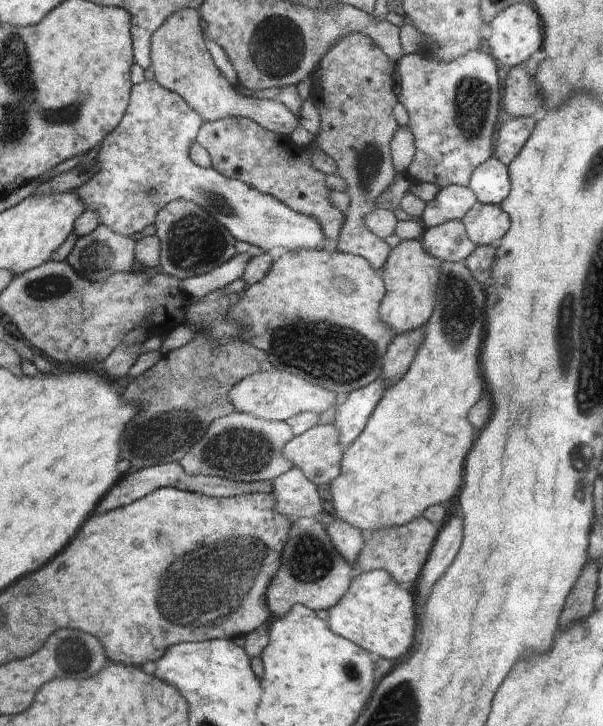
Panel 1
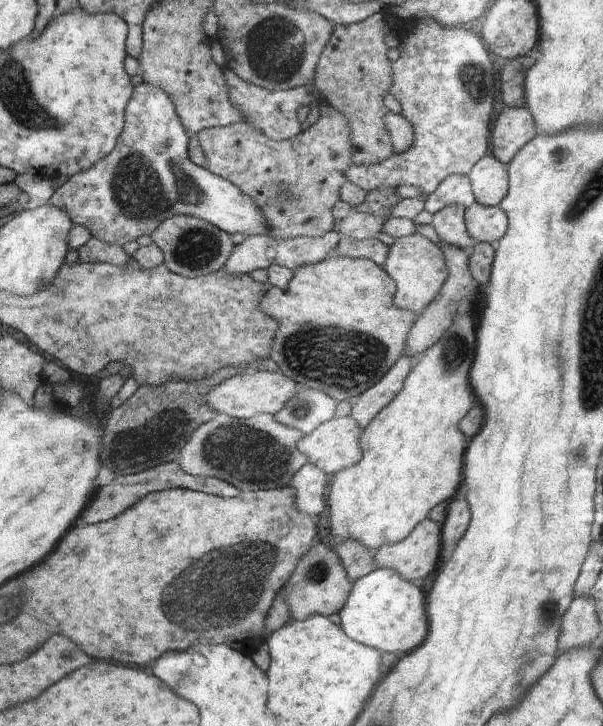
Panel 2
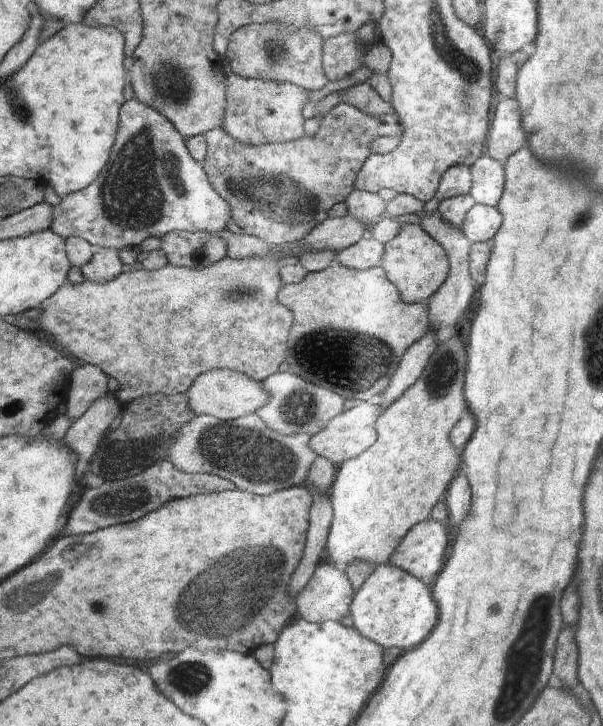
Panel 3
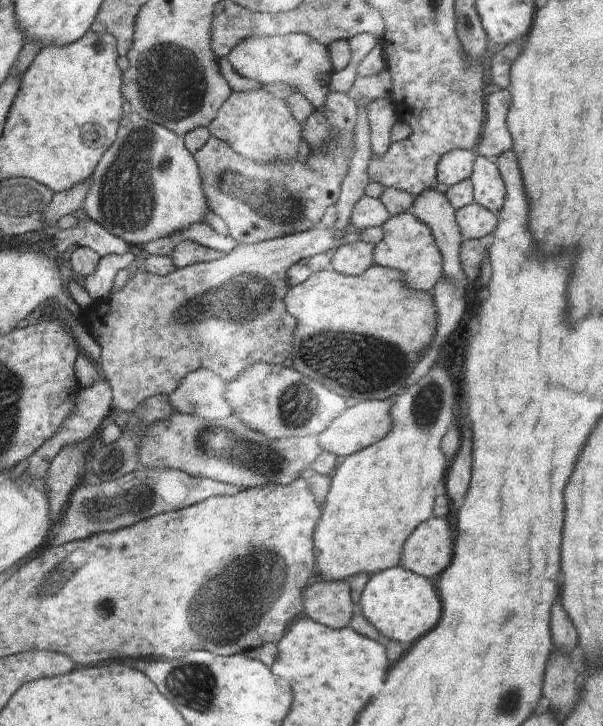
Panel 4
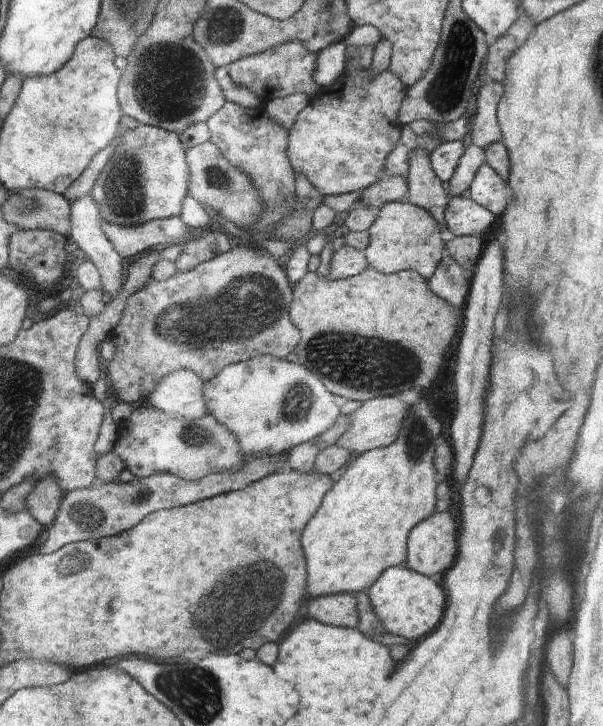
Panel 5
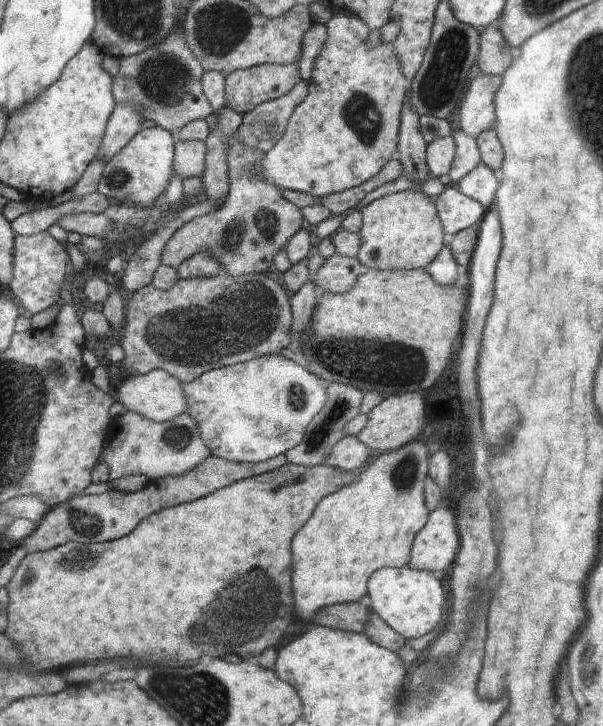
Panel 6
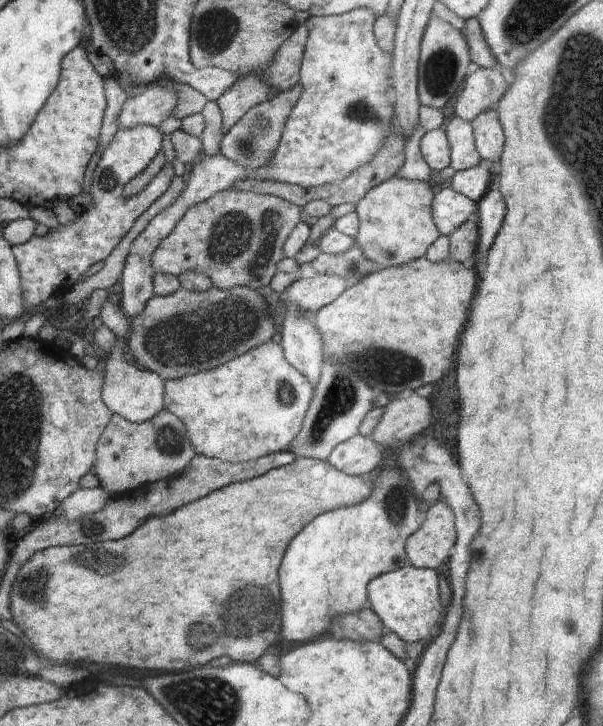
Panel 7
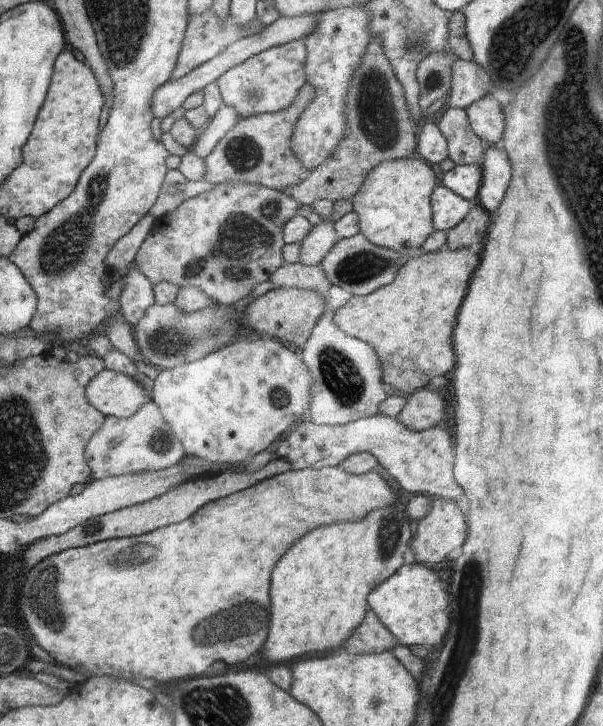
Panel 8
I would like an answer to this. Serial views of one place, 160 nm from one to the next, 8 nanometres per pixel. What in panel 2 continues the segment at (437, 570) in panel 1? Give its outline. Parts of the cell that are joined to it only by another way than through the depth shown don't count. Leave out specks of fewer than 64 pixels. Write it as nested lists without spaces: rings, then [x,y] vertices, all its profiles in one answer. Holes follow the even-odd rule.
[[[462,484],[462,492],[458,494],[458,500],[450,502],[448,516],[446,516],[446,522],[444,522],[444,528],[442,528],[442,542],[446,544],[444,550],[448,552],[448,558],[454,550],[454,546],[456,546],[456,542],[464,534],[464,530],[468,526],[468,520],[470,520],[470,508],[466,504],[464,492],[466,492],[466,486]]]

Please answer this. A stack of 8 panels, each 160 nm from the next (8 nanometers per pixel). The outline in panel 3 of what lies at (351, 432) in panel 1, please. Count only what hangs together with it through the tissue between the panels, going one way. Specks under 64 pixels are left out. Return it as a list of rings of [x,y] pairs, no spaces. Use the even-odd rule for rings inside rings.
[[[430,330],[430,336],[426,336],[426,340],[418,340],[414,343],[414,348],[406,352],[406,360],[402,360],[402,368],[394,372],[394,380],[390,380],[390,388],[382,392],[382,400],[384,400],[380,402],[382,408],[390,406],[396,398],[402,396],[402,392],[406,392],[420,378],[436,348],[438,348],[438,338],[434,330]]]

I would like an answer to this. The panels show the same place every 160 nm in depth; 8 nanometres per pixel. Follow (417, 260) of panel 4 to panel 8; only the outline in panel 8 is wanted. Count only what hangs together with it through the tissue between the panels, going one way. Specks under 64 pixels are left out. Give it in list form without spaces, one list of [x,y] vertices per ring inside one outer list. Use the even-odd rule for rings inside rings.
[[[417,155],[380,163],[350,199],[359,218],[361,233],[375,245],[395,250],[408,259],[407,253],[412,248],[421,247],[436,230],[432,207],[434,186],[436,176],[432,168]]]

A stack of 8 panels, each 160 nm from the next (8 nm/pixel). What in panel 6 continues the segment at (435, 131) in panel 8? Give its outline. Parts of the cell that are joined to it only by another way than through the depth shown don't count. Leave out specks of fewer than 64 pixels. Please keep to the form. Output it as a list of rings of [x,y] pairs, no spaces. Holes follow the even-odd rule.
[[[452,134],[441,136],[427,143],[425,159],[429,172],[438,178],[449,174],[456,156],[456,144]]]

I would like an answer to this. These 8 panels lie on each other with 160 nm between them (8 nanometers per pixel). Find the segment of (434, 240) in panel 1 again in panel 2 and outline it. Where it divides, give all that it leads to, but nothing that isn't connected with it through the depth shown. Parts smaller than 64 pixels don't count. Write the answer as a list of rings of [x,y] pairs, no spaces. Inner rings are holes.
[[[463,206],[446,207],[434,214],[431,225],[443,243],[470,251],[473,238],[468,234]]]

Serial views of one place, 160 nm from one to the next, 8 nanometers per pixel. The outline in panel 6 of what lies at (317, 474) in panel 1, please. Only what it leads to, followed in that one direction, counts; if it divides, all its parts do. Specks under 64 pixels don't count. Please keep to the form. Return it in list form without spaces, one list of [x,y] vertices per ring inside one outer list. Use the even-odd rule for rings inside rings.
[[[419,392],[392,395],[385,398],[368,414],[369,422],[357,434],[358,440],[371,448],[373,453],[396,451],[420,437],[424,428],[424,398]]]

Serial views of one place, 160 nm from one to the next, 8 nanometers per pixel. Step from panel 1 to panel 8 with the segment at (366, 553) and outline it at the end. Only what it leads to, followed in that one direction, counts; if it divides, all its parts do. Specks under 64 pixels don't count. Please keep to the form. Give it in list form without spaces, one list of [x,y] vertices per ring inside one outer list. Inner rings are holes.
[[[440,497],[432,499],[431,511],[418,521],[416,538],[411,547],[415,562],[420,564],[438,564],[451,554],[452,550],[460,552],[466,538],[466,520],[464,520],[466,513],[460,502],[448,501]]]

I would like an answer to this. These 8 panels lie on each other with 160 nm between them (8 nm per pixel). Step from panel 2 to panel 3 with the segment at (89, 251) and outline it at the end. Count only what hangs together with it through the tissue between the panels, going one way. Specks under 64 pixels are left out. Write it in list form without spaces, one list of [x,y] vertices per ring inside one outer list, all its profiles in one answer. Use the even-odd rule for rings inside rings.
[[[100,247],[99,251],[81,268],[86,281],[105,282],[115,279],[122,272],[118,250]]]

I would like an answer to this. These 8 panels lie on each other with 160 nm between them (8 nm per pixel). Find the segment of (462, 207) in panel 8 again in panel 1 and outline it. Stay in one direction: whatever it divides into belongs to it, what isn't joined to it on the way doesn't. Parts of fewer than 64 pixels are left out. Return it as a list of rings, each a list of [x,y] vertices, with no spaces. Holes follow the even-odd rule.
[[[476,203],[462,218],[467,235],[475,245],[490,245],[510,228],[509,213],[500,205]]]

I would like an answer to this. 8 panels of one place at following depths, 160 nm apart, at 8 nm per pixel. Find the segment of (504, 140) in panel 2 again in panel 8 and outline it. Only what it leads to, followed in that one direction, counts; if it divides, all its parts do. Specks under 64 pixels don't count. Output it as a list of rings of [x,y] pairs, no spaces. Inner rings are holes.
[[[455,58],[453,64],[452,91],[446,96],[450,107],[466,110],[474,102],[494,89],[493,80],[474,61],[465,61]]]

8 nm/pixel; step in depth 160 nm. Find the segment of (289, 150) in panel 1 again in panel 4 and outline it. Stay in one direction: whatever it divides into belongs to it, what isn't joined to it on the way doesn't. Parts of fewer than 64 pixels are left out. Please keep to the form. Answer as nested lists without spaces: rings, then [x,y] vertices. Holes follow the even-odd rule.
[[[340,91],[329,92],[323,111],[335,128],[343,132],[348,144],[334,153],[310,152],[306,163],[299,162],[298,158],[291,161],[251,161],[212,136],[193,154],[202,172],[206,204],[226,223],[228,236],[237,244],[260,243],[318,229],[325,211],[336,204],[355,151],[353,134],[358,113],[355,100]]]

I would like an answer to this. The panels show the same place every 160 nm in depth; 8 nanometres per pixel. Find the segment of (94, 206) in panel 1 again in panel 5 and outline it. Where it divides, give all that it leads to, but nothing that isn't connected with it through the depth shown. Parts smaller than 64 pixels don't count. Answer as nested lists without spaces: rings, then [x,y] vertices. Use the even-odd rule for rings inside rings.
[[[140,123],[136,128],[124,128],[116,144],[115,151],[90,190],[96,204],[102,208],[105,218],[123,227],[134,227],[150,219],[179,216],[181,200],[188,193],[189,184],[187,152],[182,148],[179,135],[160,127]]]

